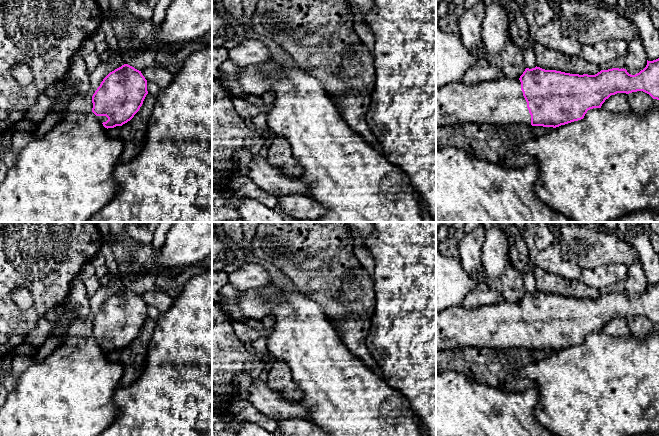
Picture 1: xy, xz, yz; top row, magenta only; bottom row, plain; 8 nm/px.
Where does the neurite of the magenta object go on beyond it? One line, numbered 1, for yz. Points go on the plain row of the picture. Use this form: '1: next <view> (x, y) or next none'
1: next yz (500, 325)

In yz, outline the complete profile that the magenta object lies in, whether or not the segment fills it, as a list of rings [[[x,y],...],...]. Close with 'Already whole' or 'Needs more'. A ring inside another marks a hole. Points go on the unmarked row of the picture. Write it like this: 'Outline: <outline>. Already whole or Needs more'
Outline: [[[659,282],[647,284],[646,291],[635,299],[624,292],[601,294],[595,299],[579,299],[536,290],[526,292],[519,303],[503,300],[473,309],[455,306],[436,312],[436,352],[467,346],[556,352],[583,343],[588,334],[601,332],[611,319],[637,315],[659,324]]]. Needs more

